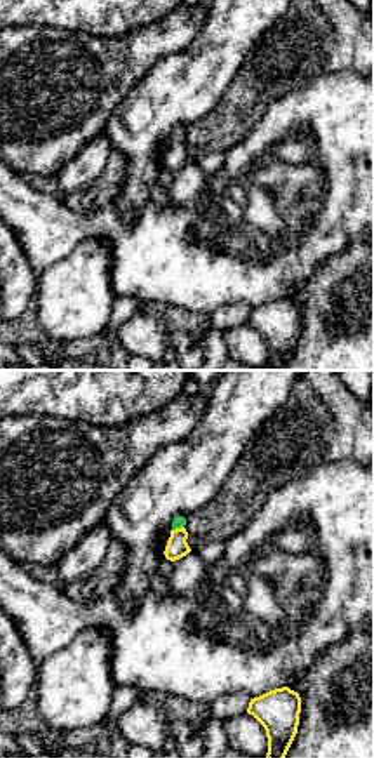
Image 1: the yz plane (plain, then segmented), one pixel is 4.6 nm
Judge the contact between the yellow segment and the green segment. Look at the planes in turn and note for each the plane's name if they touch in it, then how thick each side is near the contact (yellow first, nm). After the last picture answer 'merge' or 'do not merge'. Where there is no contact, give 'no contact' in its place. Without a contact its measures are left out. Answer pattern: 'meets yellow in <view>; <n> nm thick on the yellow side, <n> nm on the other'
meets yellow in yz; 100 nm thick on the yellow side, 50 nm on the other

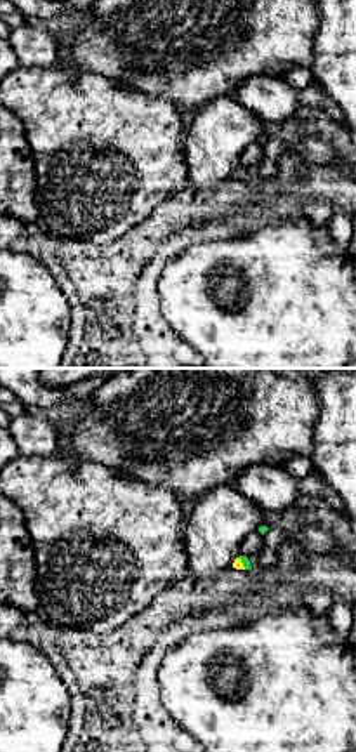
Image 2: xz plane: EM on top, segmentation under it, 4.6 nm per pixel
meets yellow in xz; 50 nm thick on the yellow side, 40 nm on the other

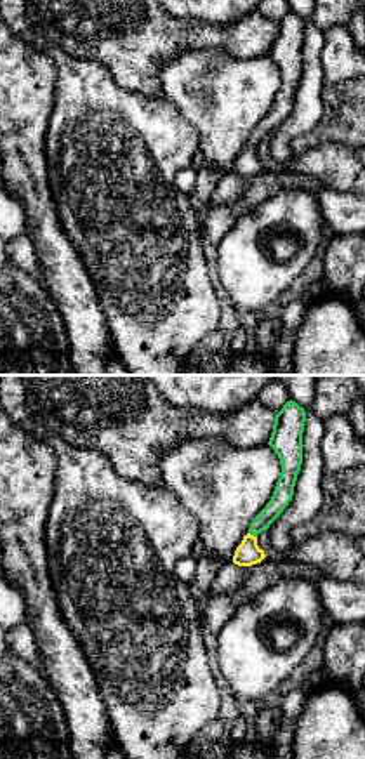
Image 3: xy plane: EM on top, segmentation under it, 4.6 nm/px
meets yellow in xy; 110 nm thick on the yellow side, 90 nm on the other

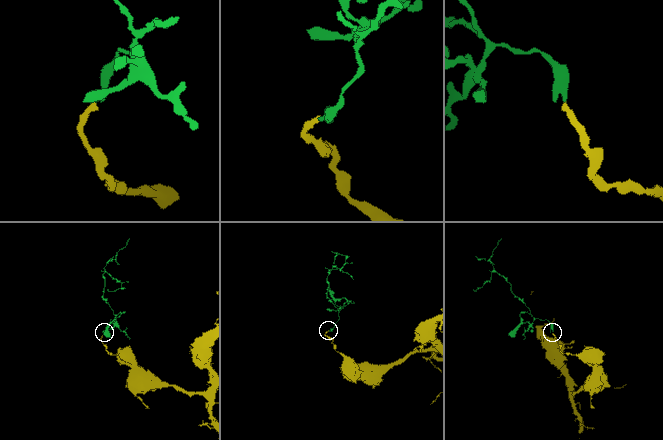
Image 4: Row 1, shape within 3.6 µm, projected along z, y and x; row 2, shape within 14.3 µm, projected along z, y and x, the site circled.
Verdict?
merge

